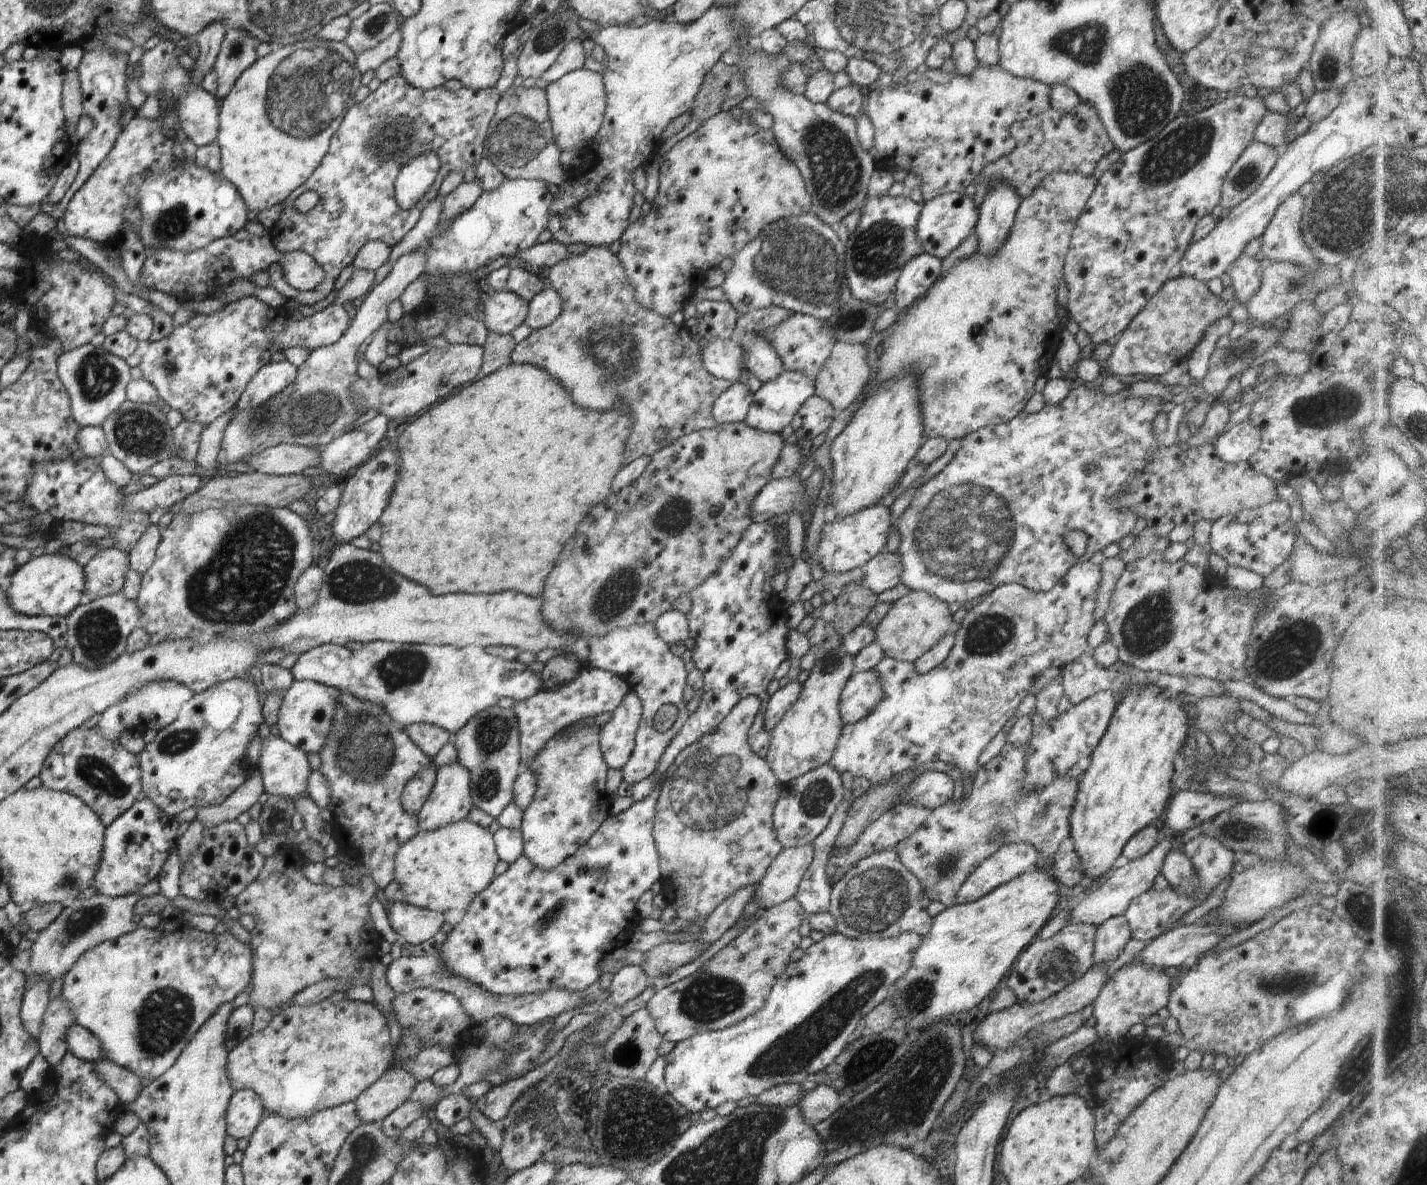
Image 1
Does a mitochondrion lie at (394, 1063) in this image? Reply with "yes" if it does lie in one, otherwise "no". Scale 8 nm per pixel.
no

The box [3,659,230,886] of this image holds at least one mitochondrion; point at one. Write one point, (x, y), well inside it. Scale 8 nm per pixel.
(94, 772)

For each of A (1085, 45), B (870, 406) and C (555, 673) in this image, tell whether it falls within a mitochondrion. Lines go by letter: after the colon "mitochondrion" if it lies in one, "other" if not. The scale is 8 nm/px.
A: mitochondrion
B: other
C: other

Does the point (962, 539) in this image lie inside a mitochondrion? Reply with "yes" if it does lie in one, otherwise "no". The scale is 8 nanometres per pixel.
yes

